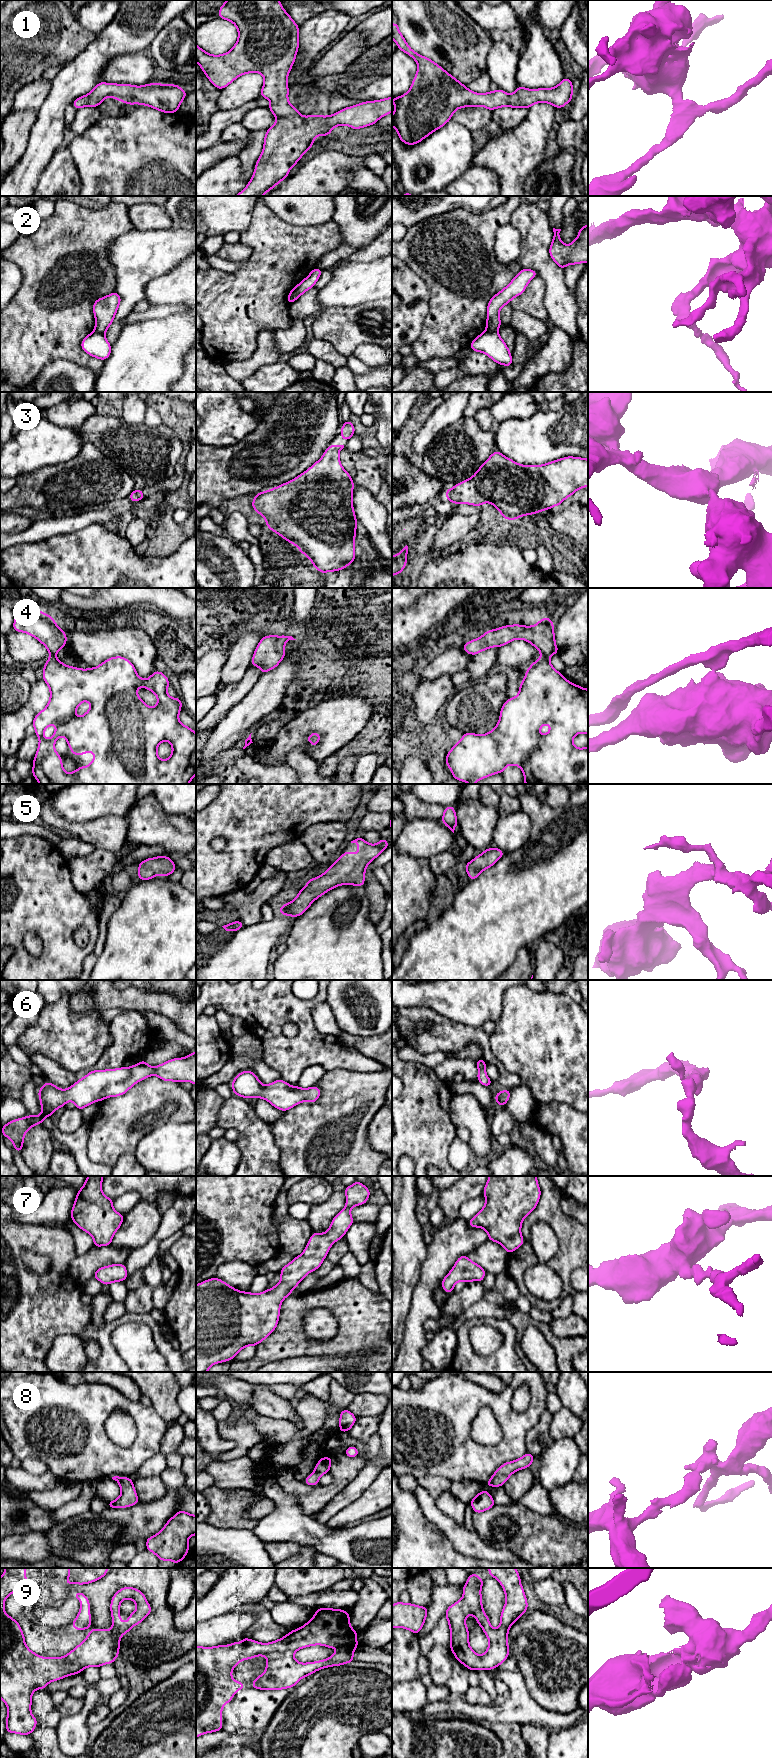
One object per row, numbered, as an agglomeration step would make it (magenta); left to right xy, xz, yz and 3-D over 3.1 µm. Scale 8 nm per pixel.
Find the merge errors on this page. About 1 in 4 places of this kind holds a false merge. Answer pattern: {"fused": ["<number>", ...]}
{"fused": ["2", "4"]}

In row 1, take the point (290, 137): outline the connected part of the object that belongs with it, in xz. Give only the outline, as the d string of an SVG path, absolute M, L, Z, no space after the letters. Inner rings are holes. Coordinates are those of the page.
M227 0L219 8L219 19L231 21L238 29L238 40L233 48L222 55L212 55L201 49L196 44L196 62L201 67L209 81L219 90L227 87L236 78L247 73L257 72L264 76L264 84L260 96L271 101L268 109L276 117L275 124L266 130L264 146L260 157L256 160L255 170L251 180L245 190L235 196L262 196L267 193L282 180L288 177L291 168L298 163L305 152L312 148L314 139L319 136L330 135L336 126L347 125L355 130L374 125L380 118L392 112L392 96L376 100L362 102L351 107L346 107L333 115L321 116L312 114L310 116L301 115L295 106L289 104L288 100L288 80L287 77L295 62L299 47L299 25L284 10L279 0Z

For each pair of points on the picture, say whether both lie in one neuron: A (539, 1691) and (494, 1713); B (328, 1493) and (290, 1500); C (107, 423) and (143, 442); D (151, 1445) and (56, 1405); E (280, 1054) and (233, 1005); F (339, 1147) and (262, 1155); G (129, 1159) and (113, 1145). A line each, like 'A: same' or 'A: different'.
A: different
B: different
C: same
D: same
E: same
F: different
G: different

